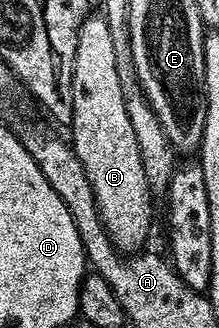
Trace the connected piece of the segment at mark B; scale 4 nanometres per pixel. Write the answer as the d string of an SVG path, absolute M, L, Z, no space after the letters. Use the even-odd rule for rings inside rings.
M88 16L83 19L79 28L78 47L75 48L73 75L71 76L71 100L74 102L73 138L71 145L75 156L79 156L79 164L83 164L83 172L87 172L87 180L91 184L91 192L95 192L95 204L99 208L99 216L105 225L107 236L114 247L122 252L137 252L149 238L153 230L153 198L149 195L151 179L143 174L142 157L139 156L138 141L135 140L134 129L131 128L130 117L127 116L123 100L122 85L119 84L118 69L115 64L114 42L104 16Z

